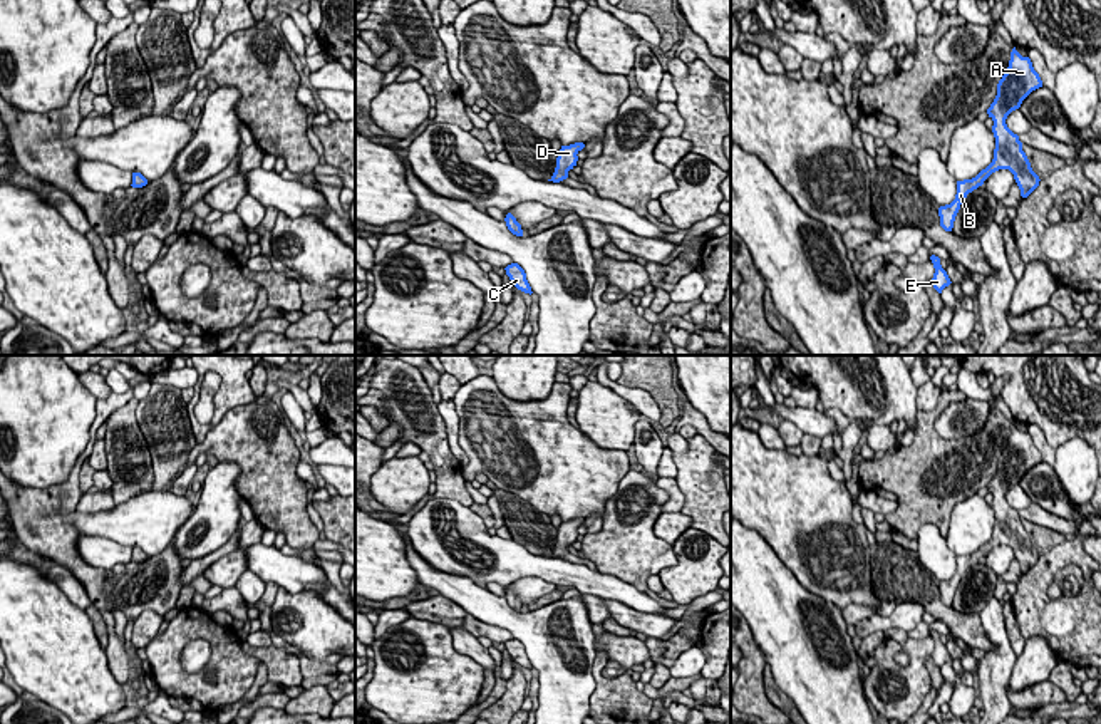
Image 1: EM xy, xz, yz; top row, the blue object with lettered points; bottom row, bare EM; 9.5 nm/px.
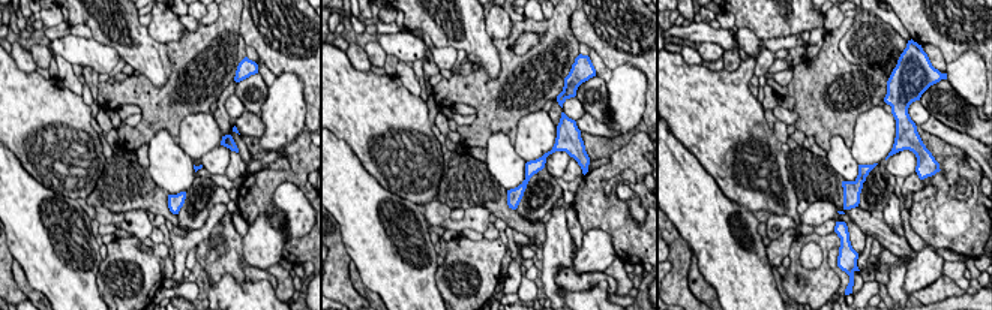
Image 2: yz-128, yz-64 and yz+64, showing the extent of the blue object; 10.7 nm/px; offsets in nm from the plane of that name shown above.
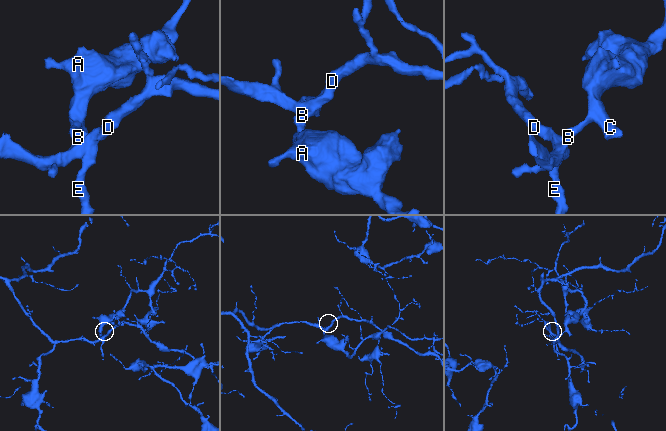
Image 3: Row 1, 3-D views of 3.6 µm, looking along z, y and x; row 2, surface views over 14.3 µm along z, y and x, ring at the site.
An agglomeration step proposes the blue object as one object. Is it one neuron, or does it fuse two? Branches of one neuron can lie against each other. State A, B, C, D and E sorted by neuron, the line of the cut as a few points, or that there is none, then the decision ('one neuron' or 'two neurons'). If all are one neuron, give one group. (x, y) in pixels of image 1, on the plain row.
A B C D E; no cut; one neuron

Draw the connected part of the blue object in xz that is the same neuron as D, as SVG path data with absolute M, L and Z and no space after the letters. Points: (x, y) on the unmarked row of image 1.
M575 518L570 521L561 521L558 533L556 533L556 543L553 551L548 556L560 558L568 553L568 546L576 541L578 528L585 523L583 518Z

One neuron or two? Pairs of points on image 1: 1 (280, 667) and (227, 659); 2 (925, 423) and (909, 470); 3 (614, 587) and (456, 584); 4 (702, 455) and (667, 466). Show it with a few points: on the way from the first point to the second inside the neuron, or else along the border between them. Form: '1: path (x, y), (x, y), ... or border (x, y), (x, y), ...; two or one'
1: border (240, 644), (247, 652), (260, 659); two
2: path (925, 434), (925, 453), (920, 458); one
3: border (438, 568), (448, 574), (466, 575), (485, 587); two
4: border (672, 453), (676, 476); two

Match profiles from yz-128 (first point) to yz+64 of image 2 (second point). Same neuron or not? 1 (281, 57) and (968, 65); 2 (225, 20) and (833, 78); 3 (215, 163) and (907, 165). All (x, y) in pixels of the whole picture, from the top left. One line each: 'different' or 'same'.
1: different
2: same
3: same

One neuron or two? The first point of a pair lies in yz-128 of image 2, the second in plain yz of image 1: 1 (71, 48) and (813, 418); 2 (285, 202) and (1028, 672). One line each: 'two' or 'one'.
1: one
2: one

